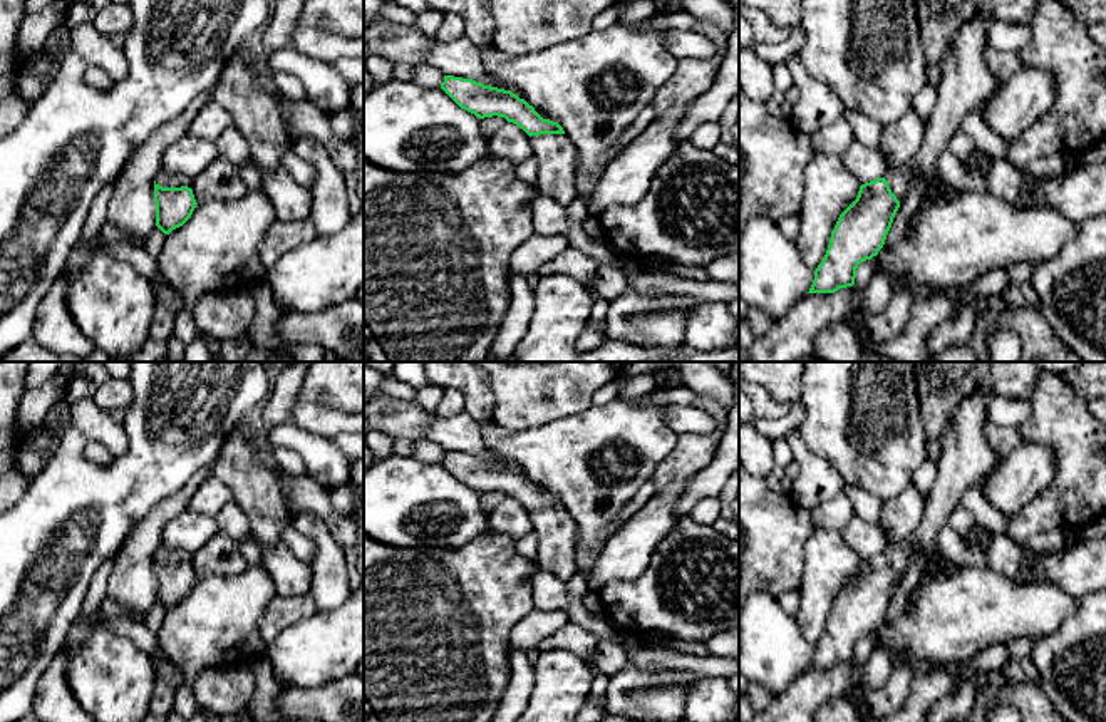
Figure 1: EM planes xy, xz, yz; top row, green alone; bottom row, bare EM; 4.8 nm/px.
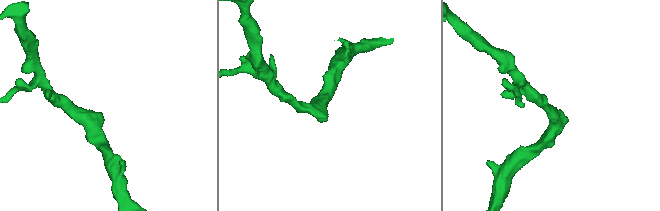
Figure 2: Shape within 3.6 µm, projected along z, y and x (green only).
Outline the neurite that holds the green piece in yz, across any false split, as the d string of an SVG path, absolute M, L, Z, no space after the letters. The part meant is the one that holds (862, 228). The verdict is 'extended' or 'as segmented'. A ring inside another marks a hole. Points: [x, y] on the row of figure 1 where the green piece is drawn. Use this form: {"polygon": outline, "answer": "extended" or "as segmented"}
{"polygon": "M977 13L952 35L940 64L937 102L925 122L920 151L907 166L860 186L856 199L840 214L831 231L830 246L814 270L808 293L835 293L855 285L858 265L883 248L900 203L917 178L928 179L928 198L945 188L937 176L938 156L948 149L962 119L979 111L997 87L984 55L992 22L987 13Z", "answer": "extended"}

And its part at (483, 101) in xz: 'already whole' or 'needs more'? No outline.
needs more

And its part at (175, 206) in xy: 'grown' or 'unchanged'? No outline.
grown

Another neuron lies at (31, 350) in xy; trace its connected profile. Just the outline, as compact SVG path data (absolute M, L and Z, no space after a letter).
M30 337L5 353L0 362L109 362L109 357L101 350L94 350L85 357L59 355L44 348L34 337Z

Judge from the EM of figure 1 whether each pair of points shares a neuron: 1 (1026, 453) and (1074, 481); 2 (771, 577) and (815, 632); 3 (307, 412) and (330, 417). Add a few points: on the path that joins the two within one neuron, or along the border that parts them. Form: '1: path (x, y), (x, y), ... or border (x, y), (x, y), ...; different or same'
1: border (1028, 441), (1044, 444), (1054, 468), (1031, 501); different
2: border (805, 551), (805, 568), (798, 590); different
3: path (312, 417), (325, 417); same

